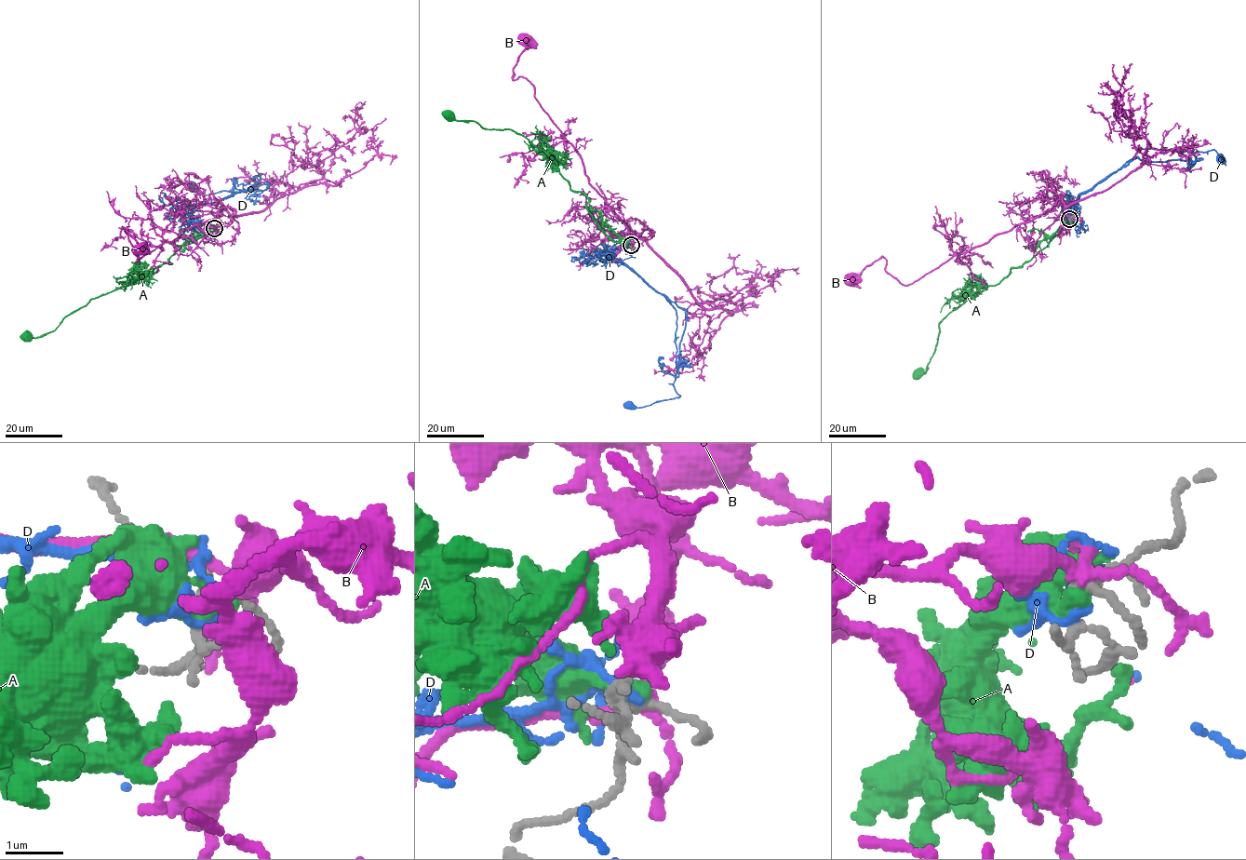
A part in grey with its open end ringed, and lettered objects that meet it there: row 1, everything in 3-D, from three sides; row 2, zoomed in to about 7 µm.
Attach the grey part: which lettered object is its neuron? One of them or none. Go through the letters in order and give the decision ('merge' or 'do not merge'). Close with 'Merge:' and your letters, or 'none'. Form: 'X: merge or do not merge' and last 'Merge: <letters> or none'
A: do not merge
B: do not merge
D: do not merge
Merge: none

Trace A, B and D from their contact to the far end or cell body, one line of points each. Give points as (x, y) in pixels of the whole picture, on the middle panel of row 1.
A: (631, 246), (607, 235), (588, 210), (588, 198), (572, 191), (543, 150), (512, 129), (489, 129), (448, 114)
B: (632, 247), (634, 235), (646, 237), (632, 238), (533, 85), (513, 77), (529, 47)
D: (631, 246), (600, 260), (622, 262), (675, 309), (673, 383), (679, 396), (642, 407), (629, 405)

